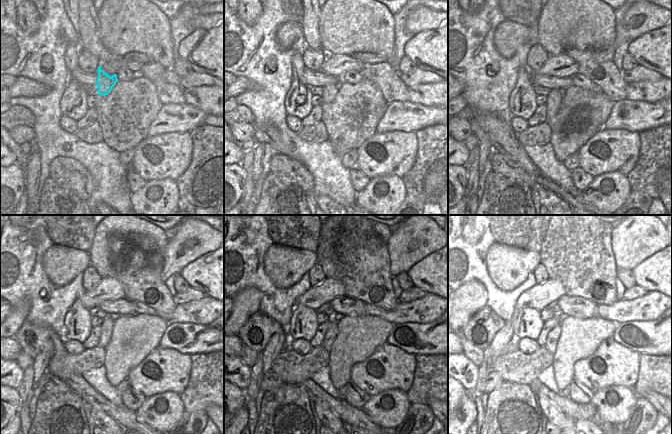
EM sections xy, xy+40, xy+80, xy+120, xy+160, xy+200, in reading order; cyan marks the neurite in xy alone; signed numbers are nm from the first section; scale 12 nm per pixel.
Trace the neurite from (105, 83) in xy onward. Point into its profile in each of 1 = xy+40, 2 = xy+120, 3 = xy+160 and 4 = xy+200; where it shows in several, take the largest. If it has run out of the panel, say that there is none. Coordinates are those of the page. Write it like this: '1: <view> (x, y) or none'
1: xy+40 (330, 91)
2: xy+120 (107, 324)
3: xy+160 (331, 333)
4: xy+200 (552, 340)

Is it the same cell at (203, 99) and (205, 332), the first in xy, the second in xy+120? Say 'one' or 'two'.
two

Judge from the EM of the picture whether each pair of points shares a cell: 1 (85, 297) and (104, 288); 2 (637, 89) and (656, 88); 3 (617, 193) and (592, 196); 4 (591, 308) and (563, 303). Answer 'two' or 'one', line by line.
1: one
2: one
3: one
4: one

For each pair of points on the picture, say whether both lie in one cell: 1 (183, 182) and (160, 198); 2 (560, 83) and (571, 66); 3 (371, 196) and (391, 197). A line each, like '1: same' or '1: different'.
1: different
2: different
3: same

